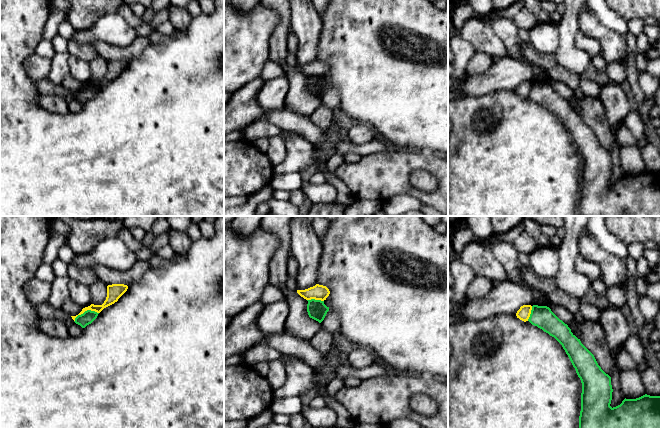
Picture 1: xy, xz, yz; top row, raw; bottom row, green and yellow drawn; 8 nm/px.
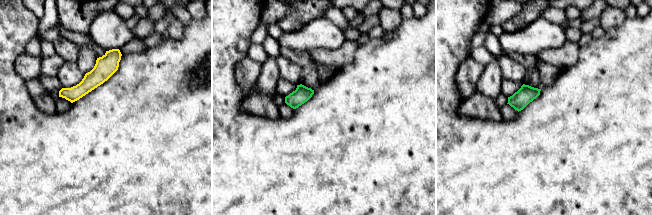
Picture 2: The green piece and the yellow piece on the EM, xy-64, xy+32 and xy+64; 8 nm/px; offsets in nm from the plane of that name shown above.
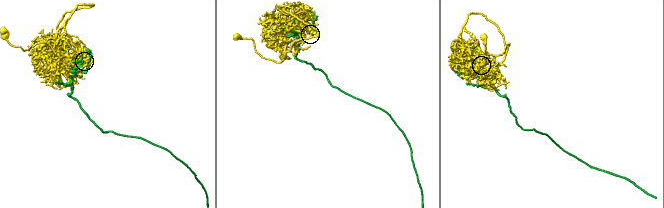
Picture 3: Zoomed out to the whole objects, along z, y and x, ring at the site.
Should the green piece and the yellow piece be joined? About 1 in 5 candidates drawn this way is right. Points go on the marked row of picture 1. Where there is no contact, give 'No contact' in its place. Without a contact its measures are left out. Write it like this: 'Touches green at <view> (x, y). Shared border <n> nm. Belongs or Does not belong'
Touches green at xy (85, 311). Shared border 220 nm. Does not belong

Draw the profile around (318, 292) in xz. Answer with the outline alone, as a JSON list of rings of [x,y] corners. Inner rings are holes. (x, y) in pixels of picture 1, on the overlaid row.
[[[316,284],[305,290],[297,290],[297,293],[306,300],[321,300],[324,301],[329,296],[330,291],[326,286]]]

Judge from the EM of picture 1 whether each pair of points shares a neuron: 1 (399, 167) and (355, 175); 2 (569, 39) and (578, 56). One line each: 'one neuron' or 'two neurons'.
1: one neuron
2: one neuron

